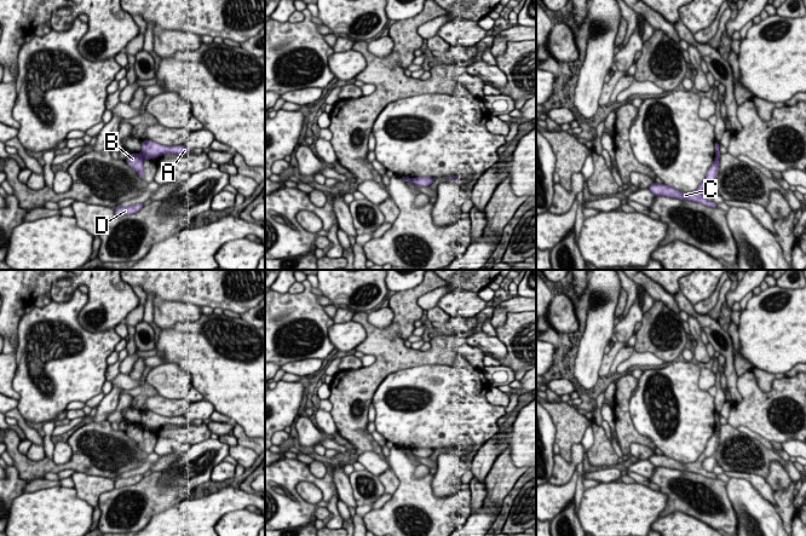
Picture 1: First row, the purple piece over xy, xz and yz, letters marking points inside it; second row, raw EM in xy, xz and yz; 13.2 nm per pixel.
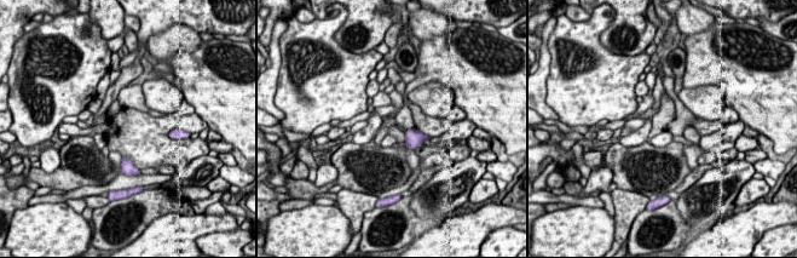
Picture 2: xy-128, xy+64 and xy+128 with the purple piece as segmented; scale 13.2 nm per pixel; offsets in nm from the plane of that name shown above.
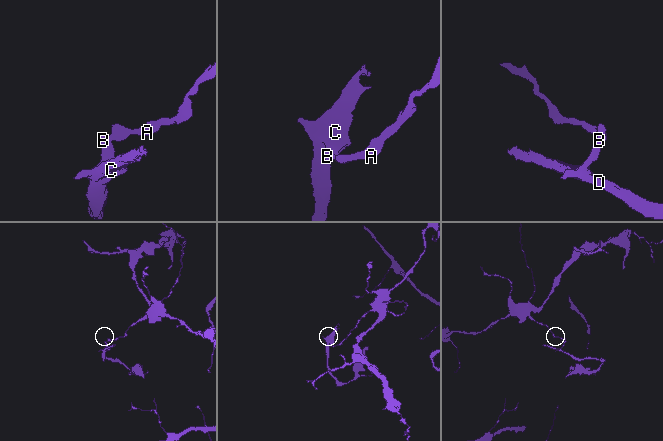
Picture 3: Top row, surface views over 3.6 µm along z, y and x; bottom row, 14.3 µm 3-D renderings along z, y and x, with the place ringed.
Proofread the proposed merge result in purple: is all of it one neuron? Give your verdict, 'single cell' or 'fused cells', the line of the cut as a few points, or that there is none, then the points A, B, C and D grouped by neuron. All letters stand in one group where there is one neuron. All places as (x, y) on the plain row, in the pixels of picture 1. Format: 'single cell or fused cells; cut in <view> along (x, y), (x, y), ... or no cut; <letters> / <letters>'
fused cells; cut in xy along (139, 425), (144, 430); A / B C D

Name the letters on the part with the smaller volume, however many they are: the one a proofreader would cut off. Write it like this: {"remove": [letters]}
{"remove": ["B", "C", "D"]}

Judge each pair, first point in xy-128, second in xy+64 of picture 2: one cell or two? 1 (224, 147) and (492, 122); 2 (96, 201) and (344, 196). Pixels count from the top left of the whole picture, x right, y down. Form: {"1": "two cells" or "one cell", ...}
{"1": "two cells", "2": "one cell"}

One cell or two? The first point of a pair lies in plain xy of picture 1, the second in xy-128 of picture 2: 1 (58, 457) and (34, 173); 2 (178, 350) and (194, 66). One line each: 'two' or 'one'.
1: two
2: one

